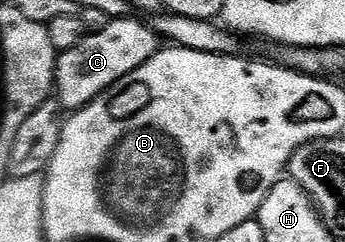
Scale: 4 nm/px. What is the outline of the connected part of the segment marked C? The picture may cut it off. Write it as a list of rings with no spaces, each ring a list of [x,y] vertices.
[[[114,18],[104,30],[89,33],[80,46],[61,53],[54,75],[54,92],[63,109],[77,110],[88,106],[102,92],[120,82],[132,70],[144,66],[160,50],[160,37],[149,23],[142,24],[135,18]]]

